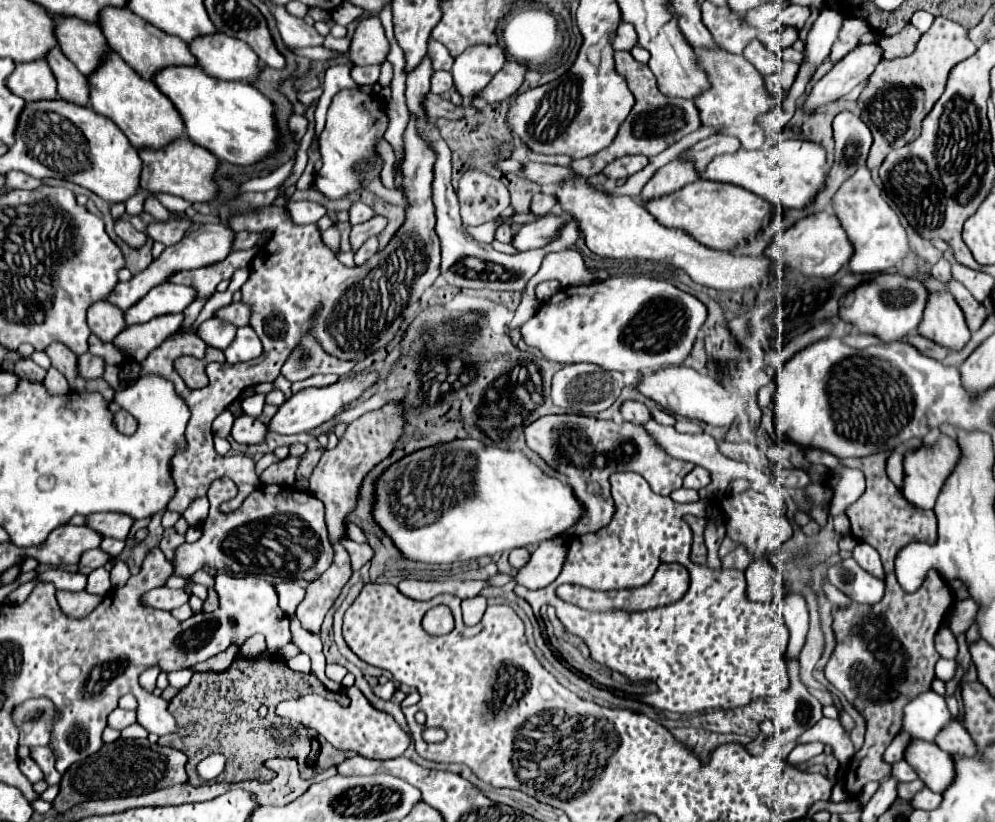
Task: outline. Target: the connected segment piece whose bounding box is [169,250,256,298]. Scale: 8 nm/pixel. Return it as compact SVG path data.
M256 250L234 252L220 264L198 268L198 270L182 270L182 272L174 274L169 282L194 288L196 298L210 298L216 292L216 284L222 280L228 280L236 268L248 266L250 260L254 258L254 254L256 254Z

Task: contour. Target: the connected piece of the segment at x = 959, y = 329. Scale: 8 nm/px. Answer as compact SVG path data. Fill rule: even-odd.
M930 294L918 332L948 350L962 350L972 336L964 312L952 294Z

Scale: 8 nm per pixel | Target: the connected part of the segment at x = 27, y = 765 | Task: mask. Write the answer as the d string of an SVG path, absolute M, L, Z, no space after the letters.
M24 758L24 760L20 760L20 770L22 770L22 774L24 774L32 784L34 784L34 782L40 782L40 780L44 778L40 766L38 766L32 758Z

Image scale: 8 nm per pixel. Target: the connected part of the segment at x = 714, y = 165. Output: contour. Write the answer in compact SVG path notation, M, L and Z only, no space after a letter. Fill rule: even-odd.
M806 140L776 142L768 150L738 150L734 154L722 154L714 158L704 170L702 178L730 182L752 190L766 200L772 200L776 206L804 210L814 204L816 196L826 188L826 150L820 142Z

